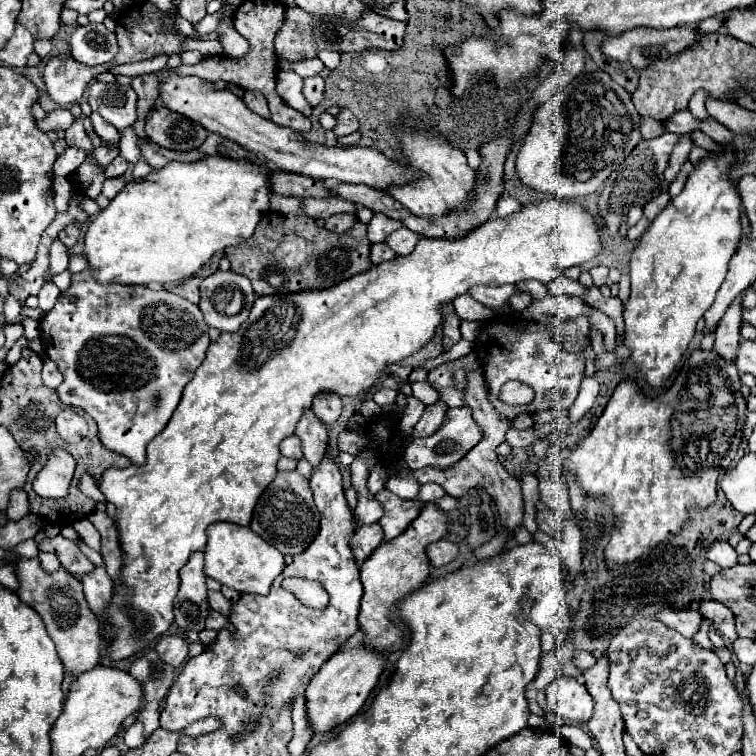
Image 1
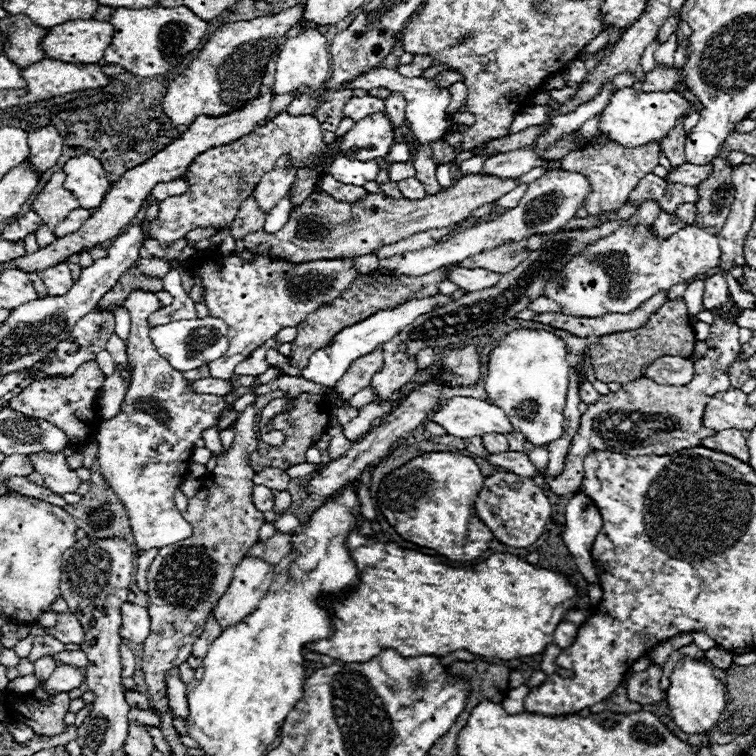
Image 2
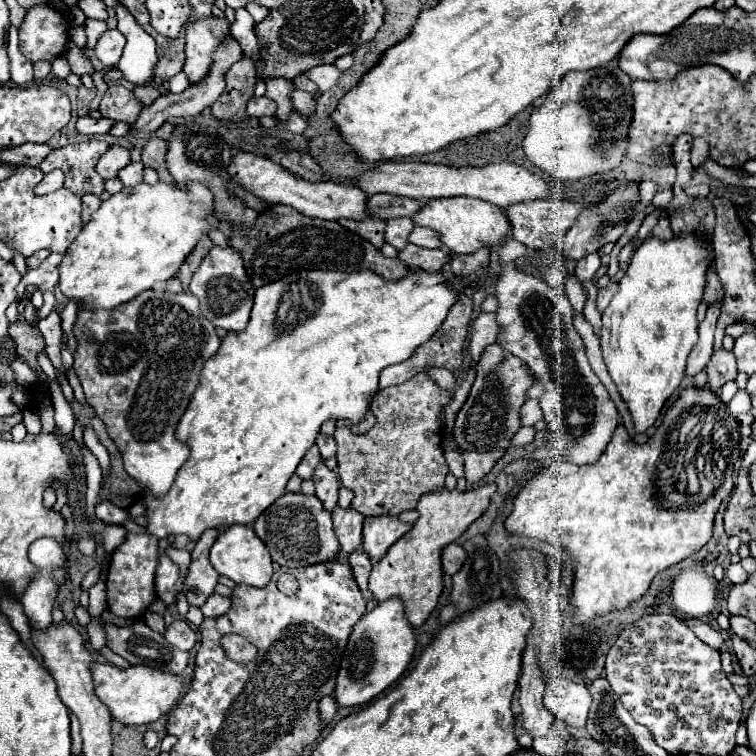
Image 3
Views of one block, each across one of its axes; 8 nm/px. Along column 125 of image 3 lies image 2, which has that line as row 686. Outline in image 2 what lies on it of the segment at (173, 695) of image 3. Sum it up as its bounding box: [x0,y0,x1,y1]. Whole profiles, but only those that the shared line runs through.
[666,660,726,734]

